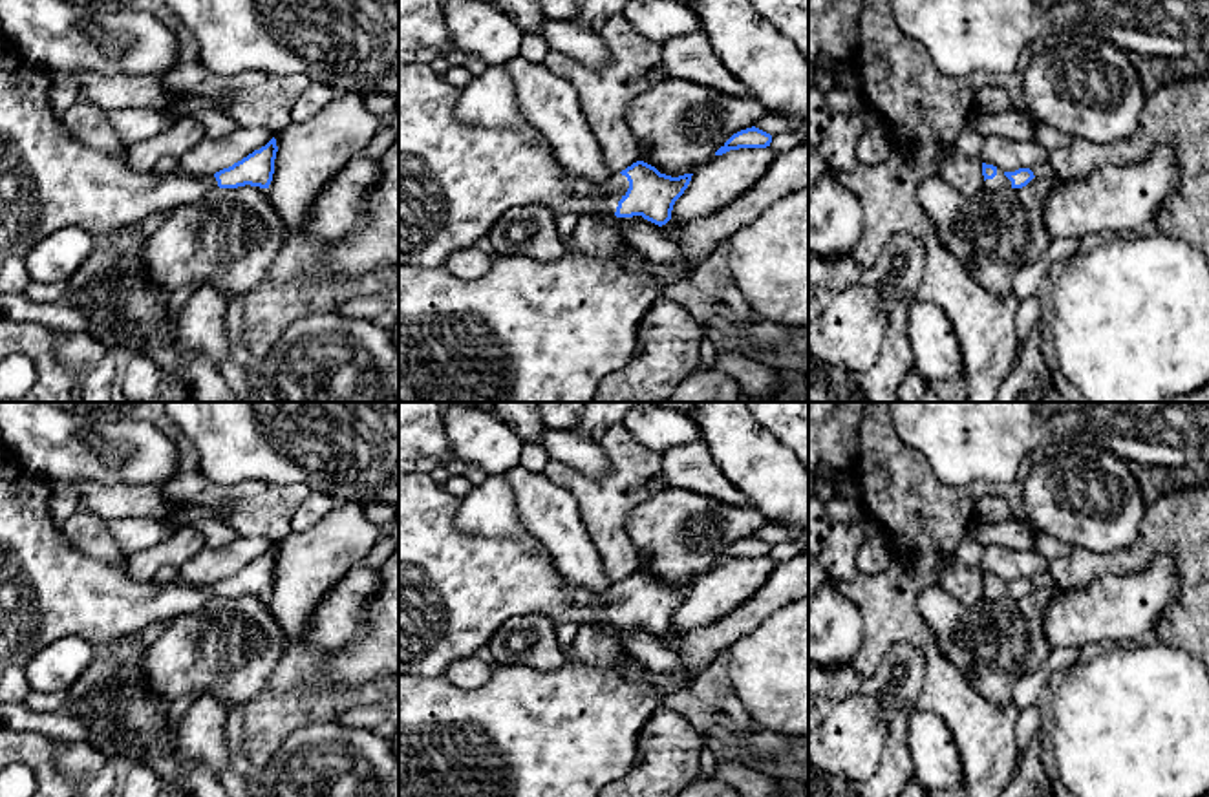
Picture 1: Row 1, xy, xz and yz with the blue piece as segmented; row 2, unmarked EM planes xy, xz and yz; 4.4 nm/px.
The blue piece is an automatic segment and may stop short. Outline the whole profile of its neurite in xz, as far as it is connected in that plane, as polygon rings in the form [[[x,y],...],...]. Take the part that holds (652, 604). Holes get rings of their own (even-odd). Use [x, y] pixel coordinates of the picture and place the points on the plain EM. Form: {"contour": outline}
{"contour": [[[399,473],[399,673],[444,675],[461,658],[488,645],[501,623],[512,616],[543,614],[558,623],[642,625],[662,636],[671,629],[675,611],[688,598],[693,583],[671,587],[655,576],[637,570],[613,583],[609,592],[593,594],[565,579],[547,554],[510,537],[470,536],[455,528],[461,497],[441,488],[430,473]]]}

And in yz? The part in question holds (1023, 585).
{"contour": [[[982,572],[982,585],[984,594],[988,600],[999,601],[1004,598],[1022,598],[1026,596],[1035,585],[1030,578],[1019,578],[1015,581],[1002,581],[993,574]]]}

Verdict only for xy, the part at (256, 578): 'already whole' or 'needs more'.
needs more

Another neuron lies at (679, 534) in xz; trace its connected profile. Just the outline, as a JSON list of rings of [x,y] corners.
[[[666,484],[638,505],[626,523],[640,570],[660,583],[693,583],[737,541],[752,537],[766,517],[755,506],[732,506]]]

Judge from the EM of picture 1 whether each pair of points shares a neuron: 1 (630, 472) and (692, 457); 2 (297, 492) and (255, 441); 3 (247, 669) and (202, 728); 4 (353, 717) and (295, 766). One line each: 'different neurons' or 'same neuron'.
1: different neurons
2: different neurons
3: different neurons
4: different neurons

